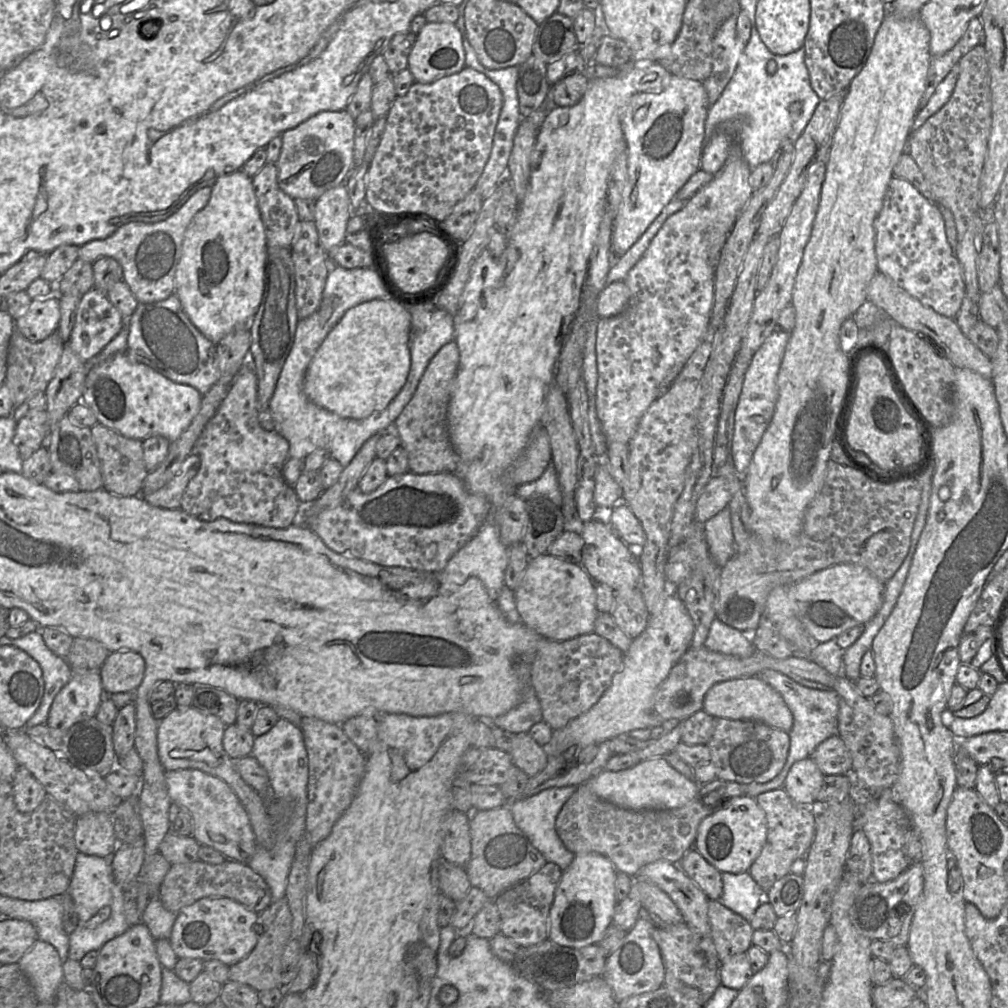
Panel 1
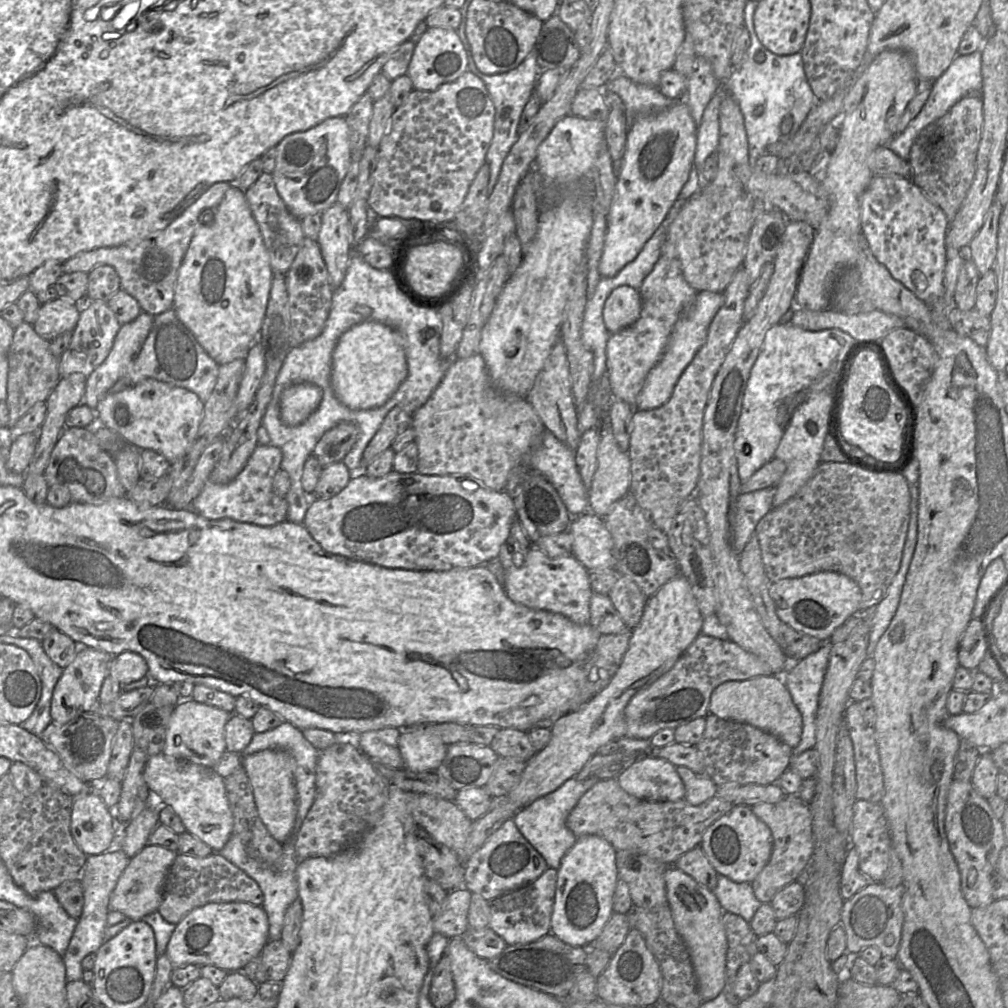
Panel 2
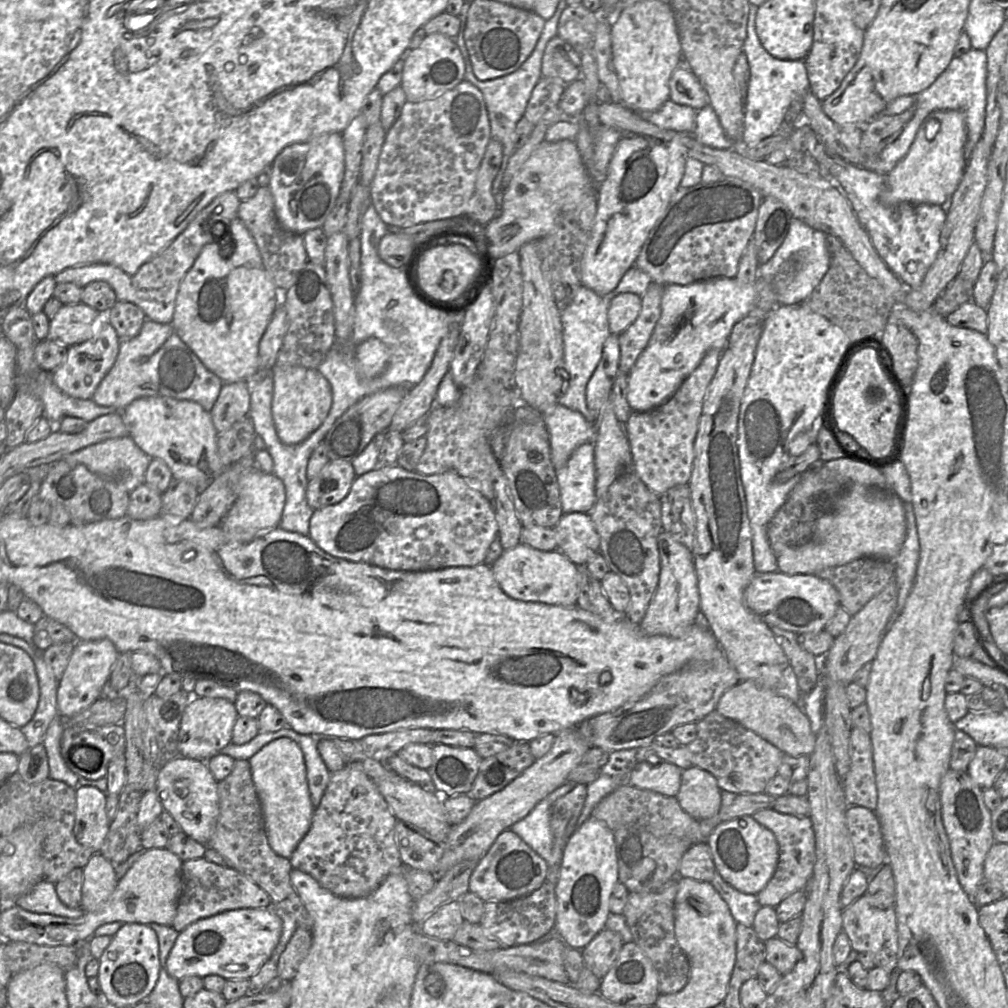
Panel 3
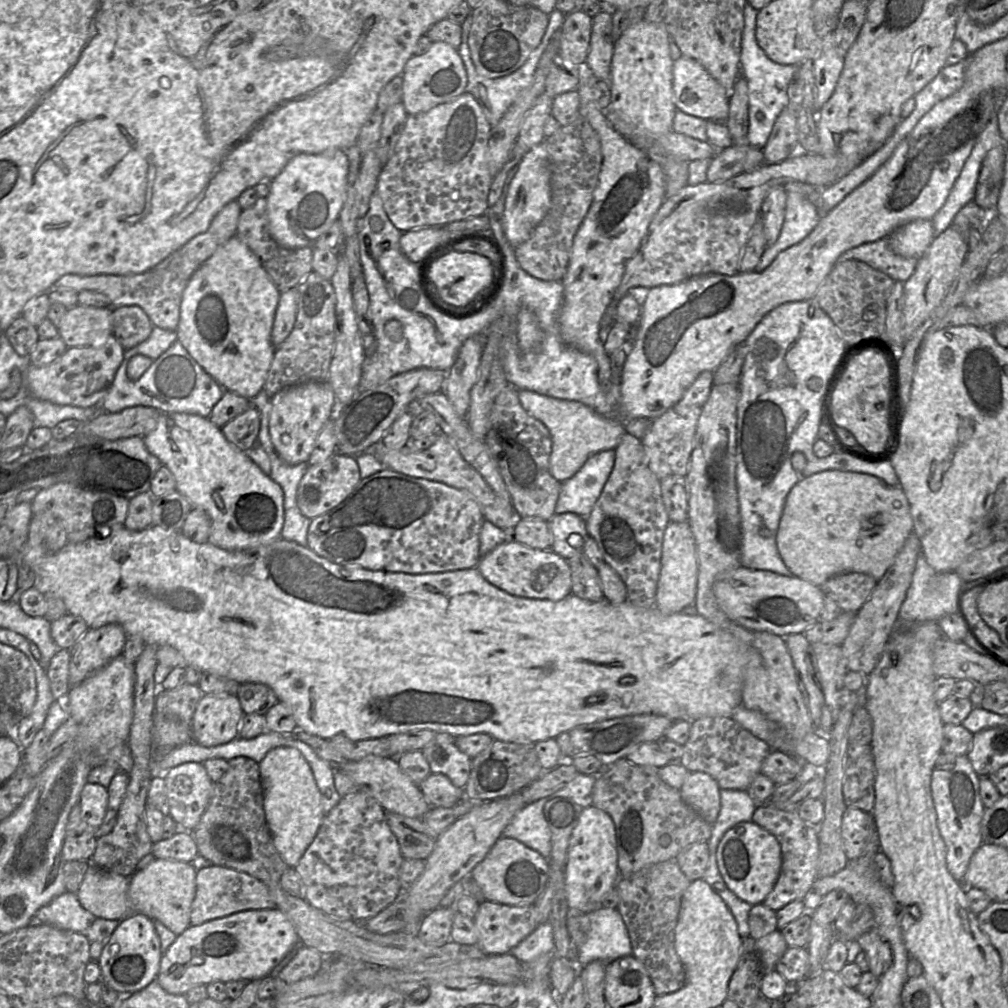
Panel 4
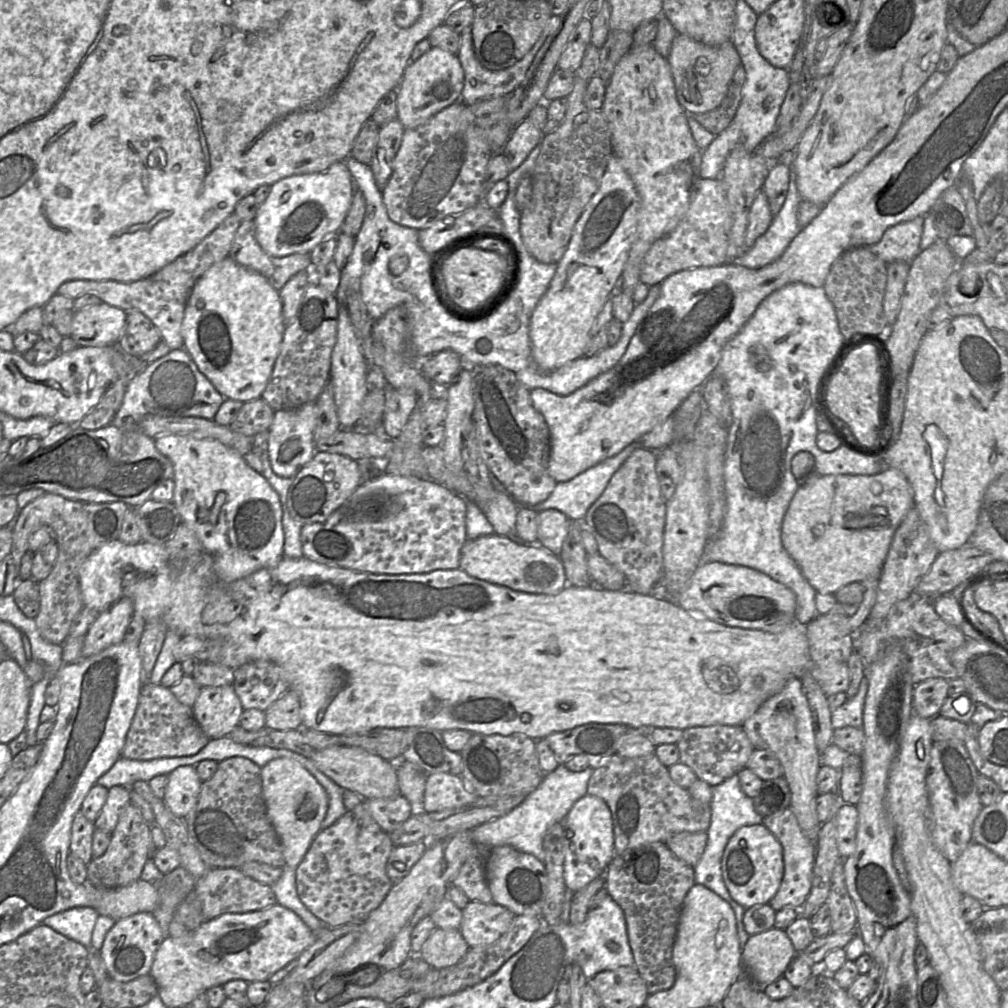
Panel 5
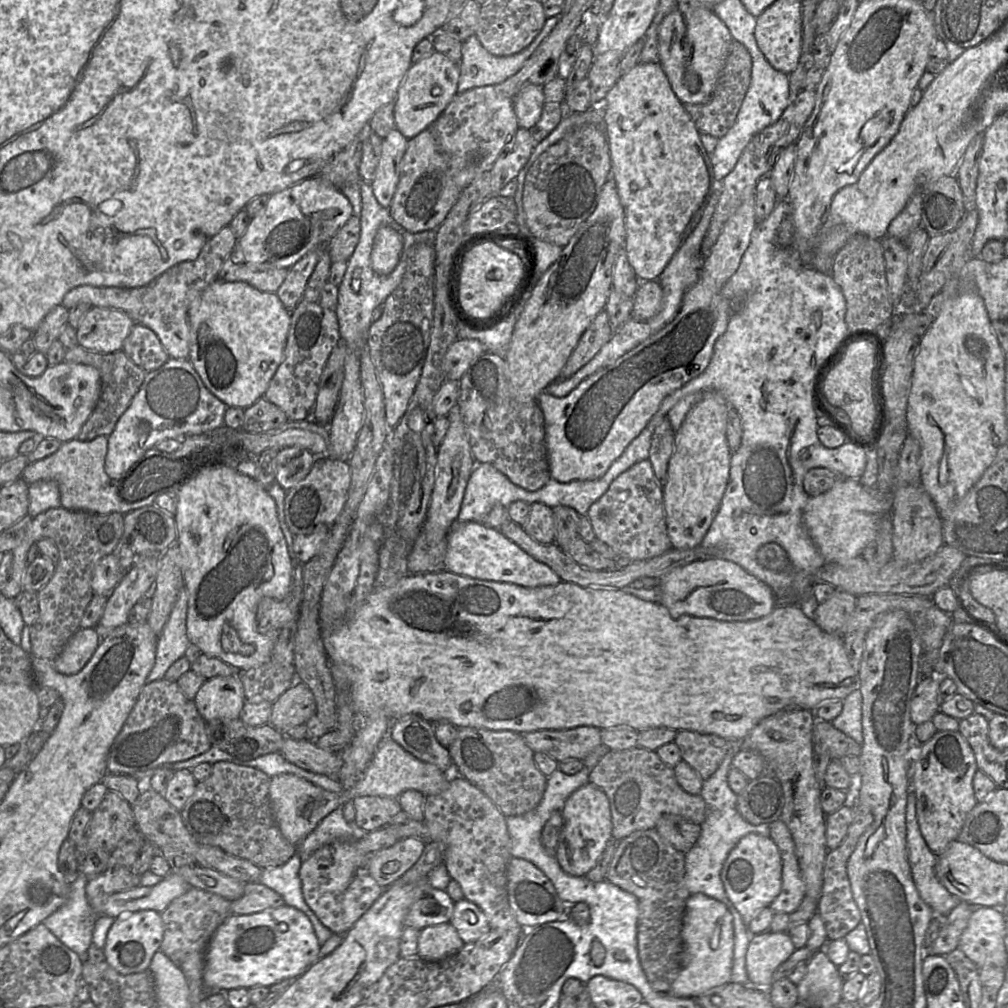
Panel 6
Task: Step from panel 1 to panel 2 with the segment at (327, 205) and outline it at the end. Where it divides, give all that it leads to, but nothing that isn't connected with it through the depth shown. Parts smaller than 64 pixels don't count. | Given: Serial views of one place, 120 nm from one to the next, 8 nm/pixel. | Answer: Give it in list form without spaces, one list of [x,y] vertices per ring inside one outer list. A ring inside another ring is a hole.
[[[339,203],[321,214],[321,229],[317,242],[333,289],[343,282],[351,256],[350,221],[348,211]]]

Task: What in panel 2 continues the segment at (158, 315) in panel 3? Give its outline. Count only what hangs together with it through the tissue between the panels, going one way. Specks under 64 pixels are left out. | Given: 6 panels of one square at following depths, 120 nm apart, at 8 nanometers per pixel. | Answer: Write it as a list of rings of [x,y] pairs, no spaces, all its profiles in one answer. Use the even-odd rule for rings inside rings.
[[[230,182],[213,184],[164,230],[147,239],[78,253],[63,263],[64,273],[89,273],[97,266],[110,265],[119,275],[121,289],[137,300],[143,312],[155,316],[173,308],[178,270],[196,230],[199,215],[204,209],[216,208],[231,185]]]

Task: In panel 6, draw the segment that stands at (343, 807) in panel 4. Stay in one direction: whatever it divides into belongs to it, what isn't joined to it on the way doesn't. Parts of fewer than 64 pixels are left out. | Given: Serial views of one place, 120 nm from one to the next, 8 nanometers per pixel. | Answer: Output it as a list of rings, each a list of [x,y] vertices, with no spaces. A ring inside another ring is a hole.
[[[358,838],[338,840],[319,848],[301,864],[304,900],[333,934],[345,936],[384,891],[369,873],[368,856],[359,849]]]

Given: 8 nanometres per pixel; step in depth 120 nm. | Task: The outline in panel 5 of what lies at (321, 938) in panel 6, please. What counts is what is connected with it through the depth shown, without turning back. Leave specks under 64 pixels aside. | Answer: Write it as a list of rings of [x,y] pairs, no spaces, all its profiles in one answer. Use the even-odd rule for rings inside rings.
[[[285,866],[281,877],[269,885],[274,891],[278,904],[296,913],[314,932],[325,926],[300,900],[296,887],[296,869]]]

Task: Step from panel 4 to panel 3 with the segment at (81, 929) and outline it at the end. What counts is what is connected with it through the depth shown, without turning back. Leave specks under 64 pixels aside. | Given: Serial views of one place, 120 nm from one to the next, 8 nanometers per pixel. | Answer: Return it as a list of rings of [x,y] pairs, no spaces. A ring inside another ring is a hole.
[[[43,879],[30,892],[15,899],[15,904],[35,913],[69,918],[81,917],[85,911],[82,908],[69,908],[63,904],[57,895],[55,887],[55,883]]]

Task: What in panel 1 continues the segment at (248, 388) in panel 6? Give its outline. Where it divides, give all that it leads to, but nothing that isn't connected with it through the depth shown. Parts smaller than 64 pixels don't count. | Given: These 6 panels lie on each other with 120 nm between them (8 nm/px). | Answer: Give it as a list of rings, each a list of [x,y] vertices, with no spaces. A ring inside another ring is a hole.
[[[242,169],[225,173],[212,185],[208,204],[192,219],[184,236],[181,258],[175,274],[175,294],[190,321],[217,344],[235,329],[248,328],[264,292],[268,245],[253,180]]]

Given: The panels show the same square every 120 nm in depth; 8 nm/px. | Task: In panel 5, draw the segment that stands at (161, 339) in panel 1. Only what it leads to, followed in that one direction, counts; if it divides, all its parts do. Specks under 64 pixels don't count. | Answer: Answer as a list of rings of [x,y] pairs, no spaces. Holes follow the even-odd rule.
[[[161,340],[152,351],[141,355],[139,359],[146,362],[148,366],[128,384],[122,404],[111,423],[124,433],[122,452],[128,455],[136,452],[135,435],[145,415],[198,417],[213,420],[225,400],[208,378],[199,371],[183,348],[171,350]]]

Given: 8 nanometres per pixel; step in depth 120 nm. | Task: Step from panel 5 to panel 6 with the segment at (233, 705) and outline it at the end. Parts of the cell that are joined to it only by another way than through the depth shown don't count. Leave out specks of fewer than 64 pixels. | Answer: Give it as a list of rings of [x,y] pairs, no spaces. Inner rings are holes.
[[[237,672],[228,677],[217,676],[206,680],[194,702],[206,722],[220,718],[239,718],[246,699]]]

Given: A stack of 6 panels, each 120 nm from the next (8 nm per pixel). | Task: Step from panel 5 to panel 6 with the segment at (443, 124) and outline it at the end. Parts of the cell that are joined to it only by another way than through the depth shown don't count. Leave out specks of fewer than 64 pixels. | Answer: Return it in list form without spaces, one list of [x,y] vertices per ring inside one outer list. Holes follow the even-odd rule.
[[[430,128],[408,140],[401,162],[399,181],[388,207],[392,218],[405,231],[436,230],[444,221],[461,191],[449,176],[448,166]]]

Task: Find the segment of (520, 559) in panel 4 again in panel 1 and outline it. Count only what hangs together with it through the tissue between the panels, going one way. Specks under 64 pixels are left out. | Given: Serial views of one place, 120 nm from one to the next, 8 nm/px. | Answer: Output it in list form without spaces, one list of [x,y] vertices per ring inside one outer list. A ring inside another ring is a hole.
[[[547,552],[530,559],[514,591],[521,621],[542,637],[555,641],[592,633],[599,613],[596,609],[595,585],[581,564],[569,563]]]

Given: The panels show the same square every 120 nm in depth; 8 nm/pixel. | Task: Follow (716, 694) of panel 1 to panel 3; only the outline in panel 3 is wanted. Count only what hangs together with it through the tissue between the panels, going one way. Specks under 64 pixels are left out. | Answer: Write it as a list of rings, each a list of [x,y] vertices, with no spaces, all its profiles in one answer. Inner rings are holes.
[[[740,681],[731,687],[720,698],[715,710],[755,732],[786,755],[810,756],[815,749],[817,734],[811,730],[809,718],[801,705],[754,681]]]

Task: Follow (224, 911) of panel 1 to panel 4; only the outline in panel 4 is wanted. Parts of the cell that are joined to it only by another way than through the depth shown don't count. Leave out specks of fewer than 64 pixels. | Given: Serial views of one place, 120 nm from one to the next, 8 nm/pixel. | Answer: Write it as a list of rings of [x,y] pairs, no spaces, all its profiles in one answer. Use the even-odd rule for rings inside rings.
[[[278,908],[246,910],[190,926],[177,936],[160,961],[157,980],[173,995],[185,995],[197,985],[235,980],[262,980],[299,942],[288,917]]]

